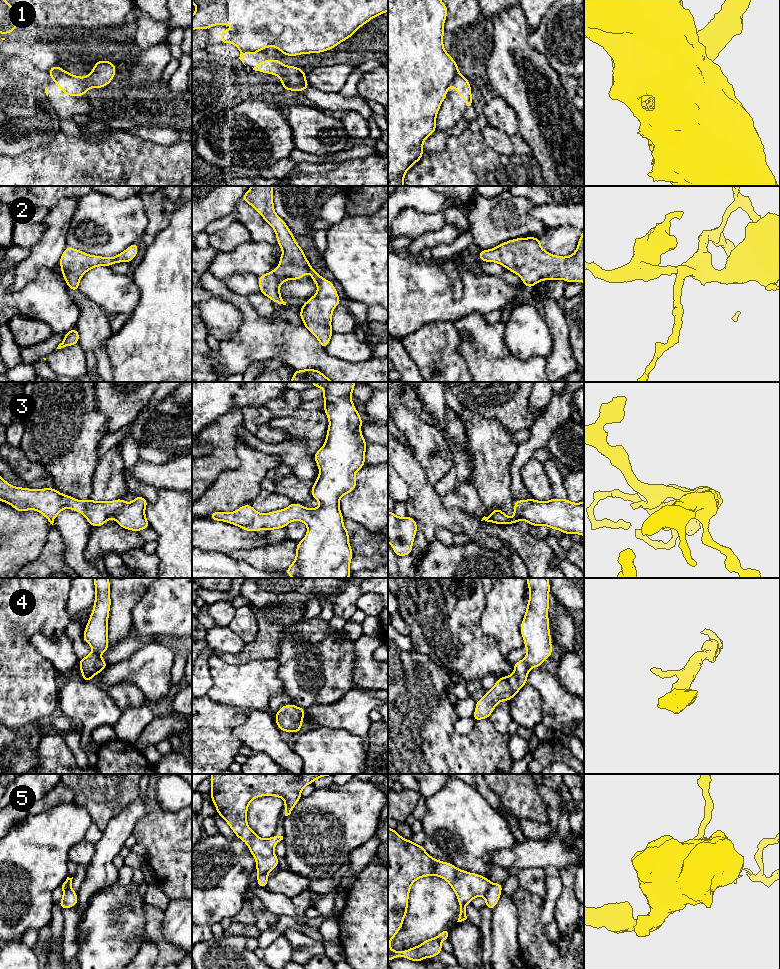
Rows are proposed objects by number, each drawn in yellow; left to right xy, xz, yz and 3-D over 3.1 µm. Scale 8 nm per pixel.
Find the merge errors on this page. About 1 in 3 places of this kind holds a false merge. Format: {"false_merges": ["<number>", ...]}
{"false_merges": ["1", "5"]}

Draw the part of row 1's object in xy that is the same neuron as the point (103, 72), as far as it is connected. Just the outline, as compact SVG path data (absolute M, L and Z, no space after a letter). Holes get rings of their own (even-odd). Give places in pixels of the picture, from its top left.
M108 60L97 61L91 73L85 77L75 76L72 73L68 75L68 96L84 96L90 88L106 87L116 75L116 66Z

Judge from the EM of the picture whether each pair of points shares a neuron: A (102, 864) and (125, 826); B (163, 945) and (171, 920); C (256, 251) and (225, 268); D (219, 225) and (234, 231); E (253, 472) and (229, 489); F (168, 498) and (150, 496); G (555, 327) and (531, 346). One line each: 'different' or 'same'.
A: same
B: different
C: same
D: different
E: same
F: different
G: different

